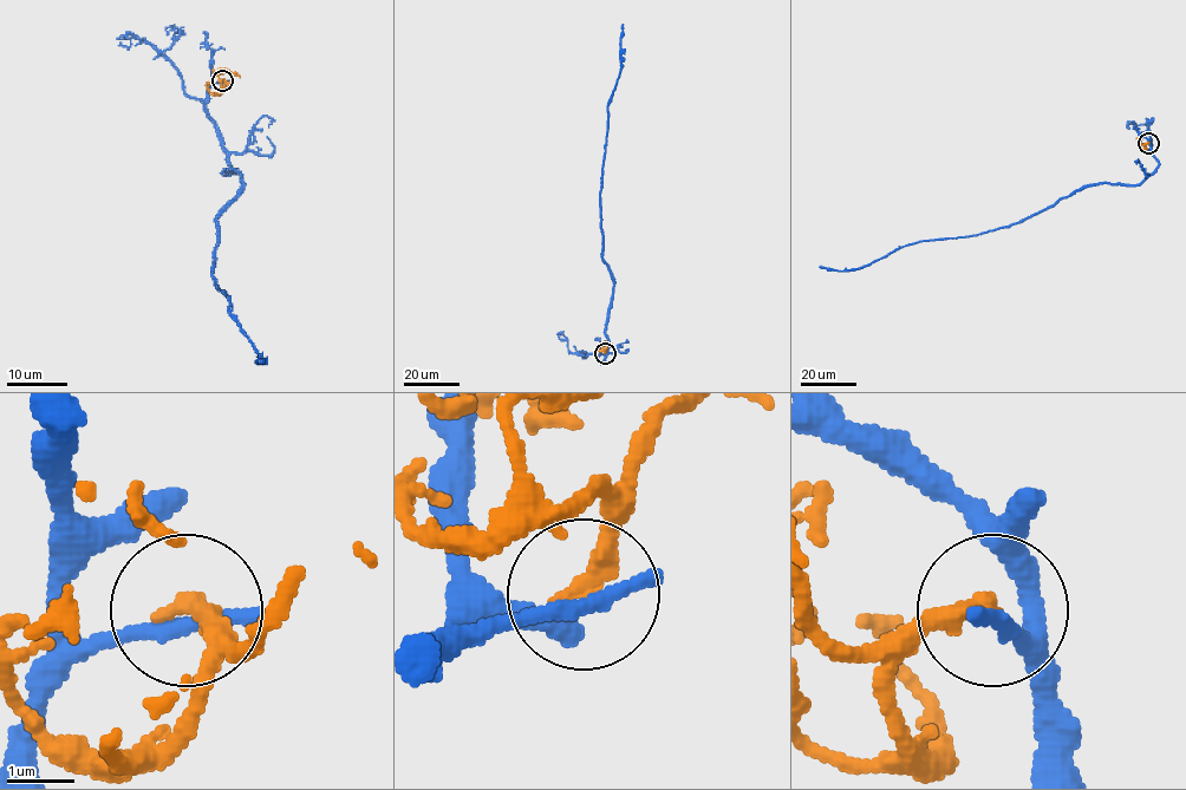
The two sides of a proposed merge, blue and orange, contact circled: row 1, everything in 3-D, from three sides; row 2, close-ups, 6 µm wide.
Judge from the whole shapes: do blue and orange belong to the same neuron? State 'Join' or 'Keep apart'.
Keep apart

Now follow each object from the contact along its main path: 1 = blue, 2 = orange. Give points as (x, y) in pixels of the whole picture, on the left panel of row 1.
1: (223, 82), (207, 115), (242, 188), (217, 216), (213, 276), (262, 353)
2: (223, 80), (226, 85), (232, 77), (229, 71), (217, 71), (208, 83)

